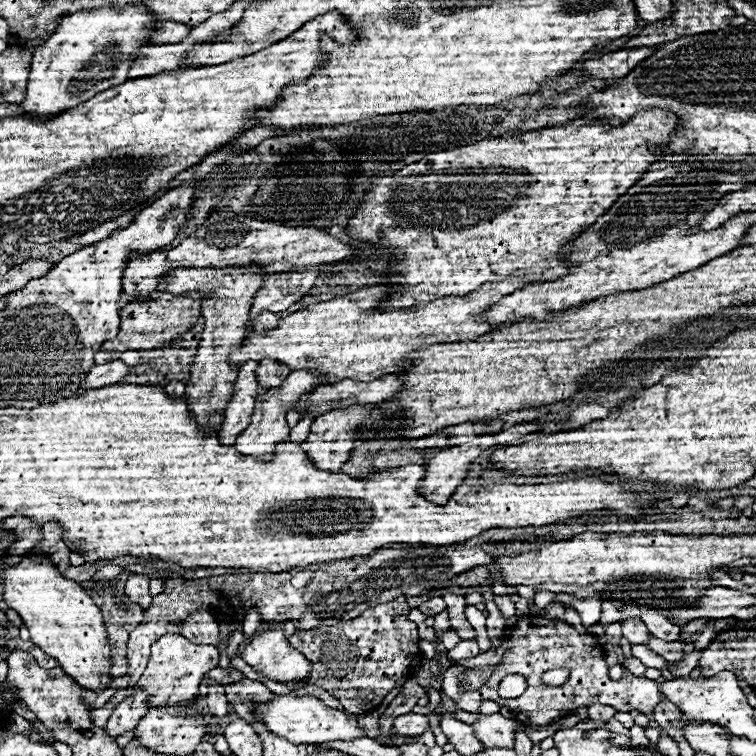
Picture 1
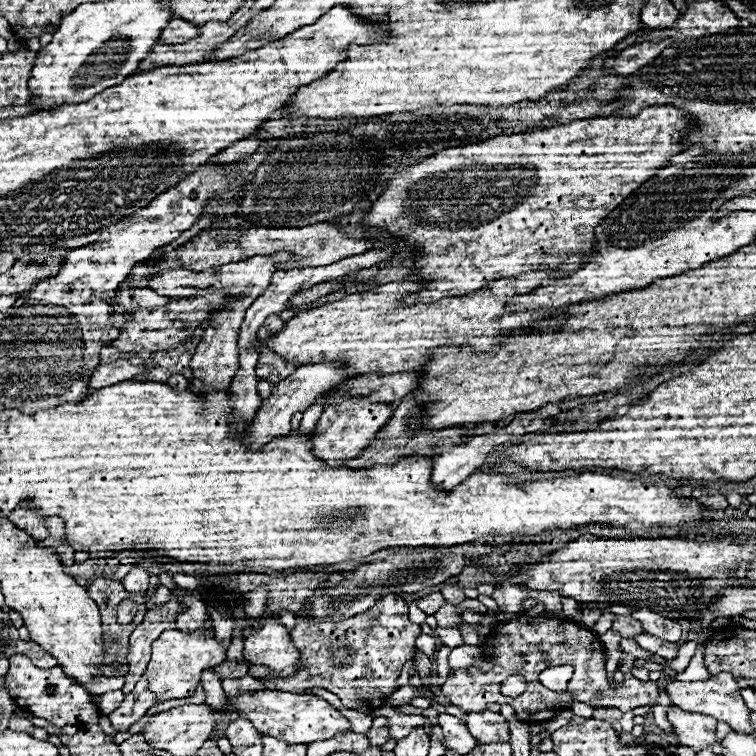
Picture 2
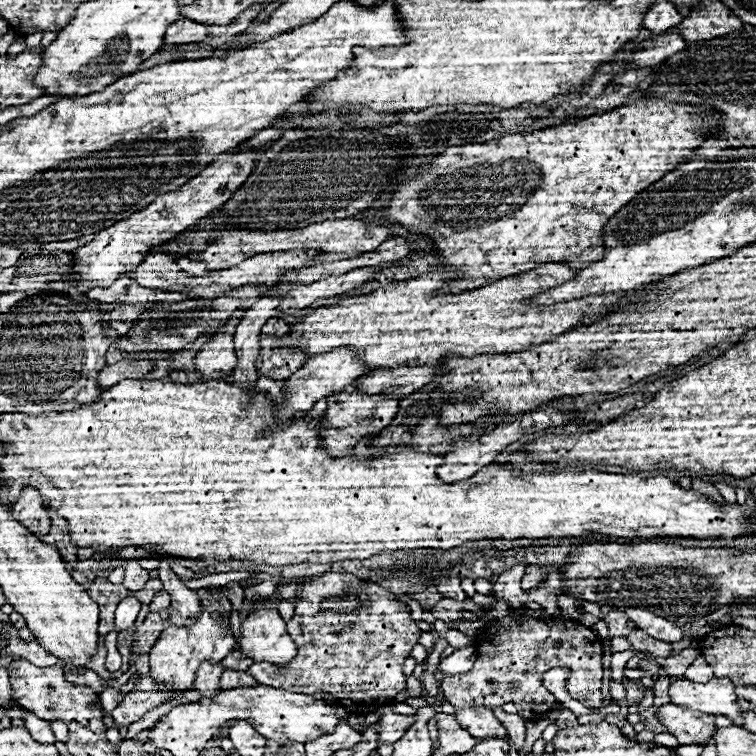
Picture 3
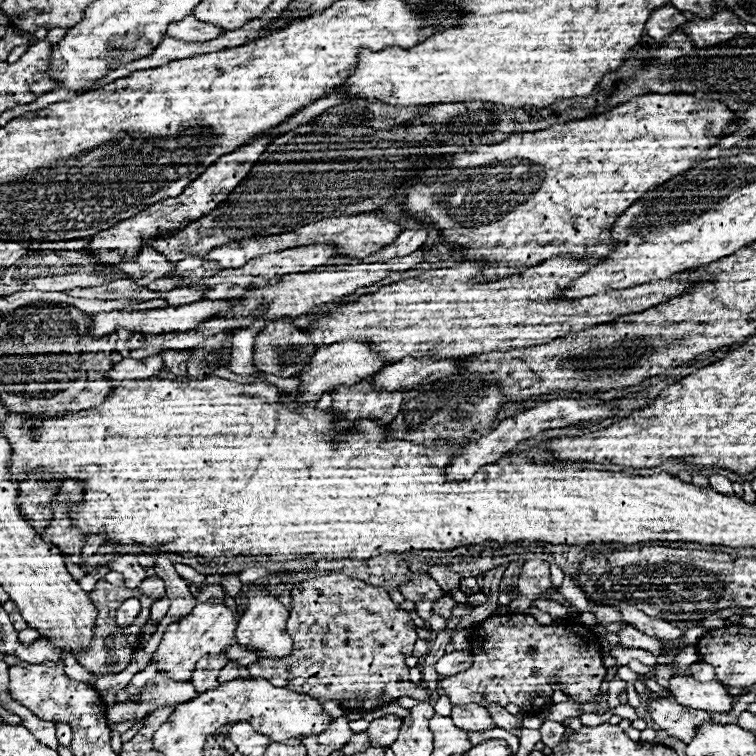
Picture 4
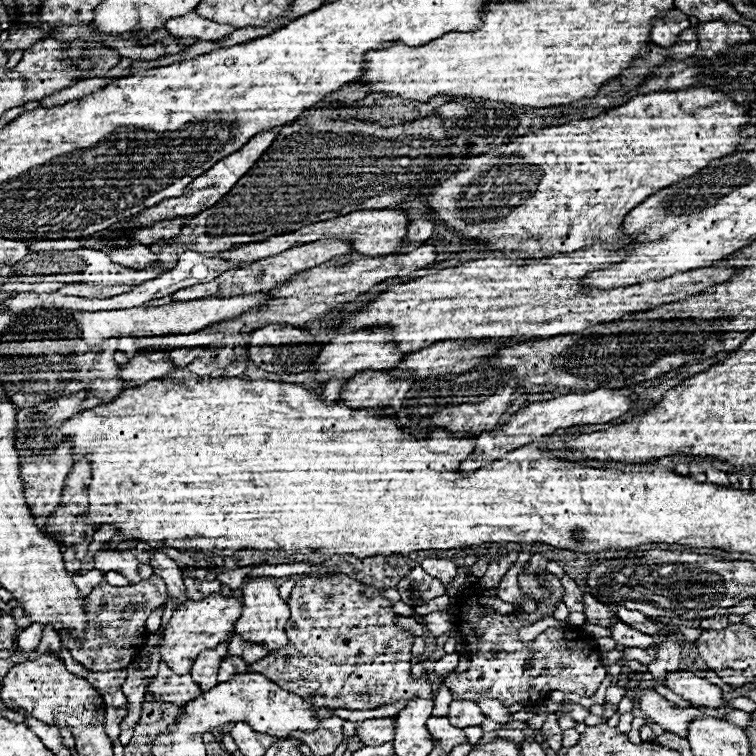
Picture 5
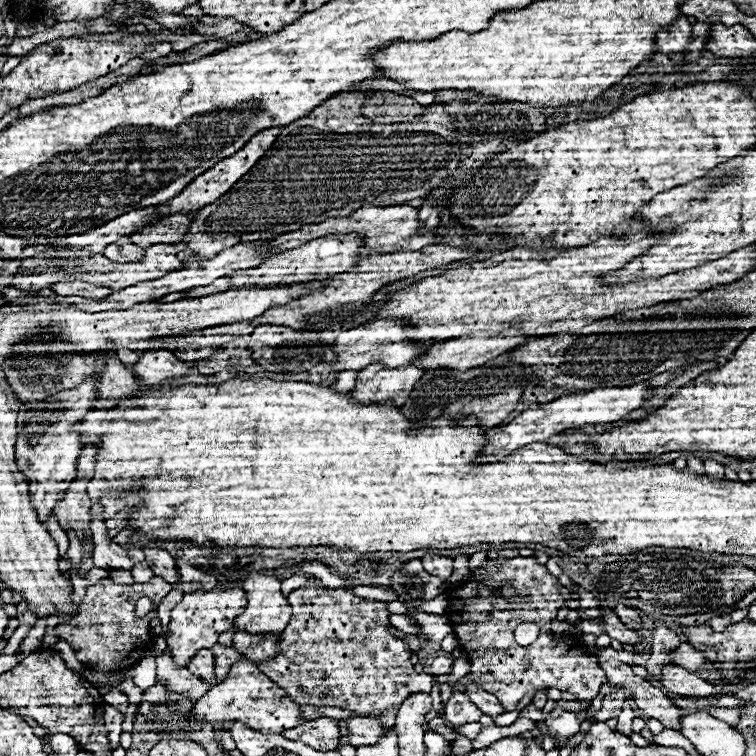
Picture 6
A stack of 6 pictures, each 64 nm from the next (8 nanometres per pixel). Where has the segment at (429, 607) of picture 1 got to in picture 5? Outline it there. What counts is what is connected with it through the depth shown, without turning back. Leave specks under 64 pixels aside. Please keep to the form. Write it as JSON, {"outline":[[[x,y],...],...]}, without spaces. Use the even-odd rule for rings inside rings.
{"outline":[[[416,564],[404,578],[400,578],[396,590],[400,592],[402,602],[408,606],[422,606],[432,598],[446,594],[444,584],[438,578],[428,576],[420,564]]]}

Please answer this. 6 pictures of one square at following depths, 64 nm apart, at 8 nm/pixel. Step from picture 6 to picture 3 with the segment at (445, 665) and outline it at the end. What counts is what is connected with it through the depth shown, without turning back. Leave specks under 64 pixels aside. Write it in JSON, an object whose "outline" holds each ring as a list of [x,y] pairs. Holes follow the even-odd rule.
{"outline":[[[468,646],[468,648],[458,648],[454,650],[450,656],[442,658],[438,664],[438,672],[442,672],[444,676],[454,676],[454,674],[464,674],[472,668],[472,664],[476,662],[476,648]]]}

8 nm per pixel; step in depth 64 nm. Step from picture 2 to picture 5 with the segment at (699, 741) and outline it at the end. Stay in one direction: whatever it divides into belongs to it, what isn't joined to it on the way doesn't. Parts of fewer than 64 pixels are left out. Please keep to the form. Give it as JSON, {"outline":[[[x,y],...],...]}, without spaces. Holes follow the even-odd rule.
{"outline":[[[638,688],[638,704],[640,710],[656,724],[660,724],[666,732],[686,736],[690,720],[696,716],[706,716],[716,710],[708,708],[678,708],[676,704],[668,702],[664,696],[660,696],[654,688]]]}

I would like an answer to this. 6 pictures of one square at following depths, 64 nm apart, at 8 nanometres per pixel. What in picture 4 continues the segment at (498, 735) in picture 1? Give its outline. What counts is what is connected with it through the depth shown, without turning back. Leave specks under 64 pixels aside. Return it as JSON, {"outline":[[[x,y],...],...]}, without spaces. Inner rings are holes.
{"outline":[[[478,704],[452,706],[450,718],[452,718],[454,724],[458,724],[458,728],[462,728],[462,730],[482,732],[482,730],[494,728],[494,722],[490,720],[490,714],[486,712],[486,708],[484,708],[484,706],[478,706]]]}

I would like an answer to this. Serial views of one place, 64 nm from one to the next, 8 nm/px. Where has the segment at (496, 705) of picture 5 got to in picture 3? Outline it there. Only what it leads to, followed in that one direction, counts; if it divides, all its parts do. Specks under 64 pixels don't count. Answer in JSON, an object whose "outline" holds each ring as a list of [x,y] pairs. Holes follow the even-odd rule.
{"outline":[[[502,707],[494,708],[494,714],[496,714],[496,718],[500,720],[500,724],[506,728],[506,732],[508,732],[508,736],[512,738],[512,742],[516,744],[516,748],[520,750],[522,744],[524,744],[524,732],[526,732],[524,720],[522,720],[518,714],[508,714],[508,712],[504,712]]]}

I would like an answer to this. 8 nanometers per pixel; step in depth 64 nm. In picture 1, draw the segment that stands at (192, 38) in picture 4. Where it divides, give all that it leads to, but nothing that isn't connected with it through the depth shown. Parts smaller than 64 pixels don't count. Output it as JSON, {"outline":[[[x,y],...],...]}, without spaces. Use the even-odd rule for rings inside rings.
{"outline":[[[164,20],[158,24],[156,34],[150,38],[150,44],[176,44],[182,42],[190,34],[190,26],[174,22],[174,20]]]}

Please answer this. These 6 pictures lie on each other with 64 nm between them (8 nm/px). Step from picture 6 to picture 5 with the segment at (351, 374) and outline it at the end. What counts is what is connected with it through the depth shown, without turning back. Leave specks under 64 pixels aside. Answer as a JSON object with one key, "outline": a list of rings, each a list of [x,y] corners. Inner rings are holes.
{"outline":[[[338,378],[338,380],[330,380],[326,386],[324,386],[324,392],[326,392],[326,400],[336,400],[342,392],[342,386],[346,386],[348,380],[344,378]]]}

